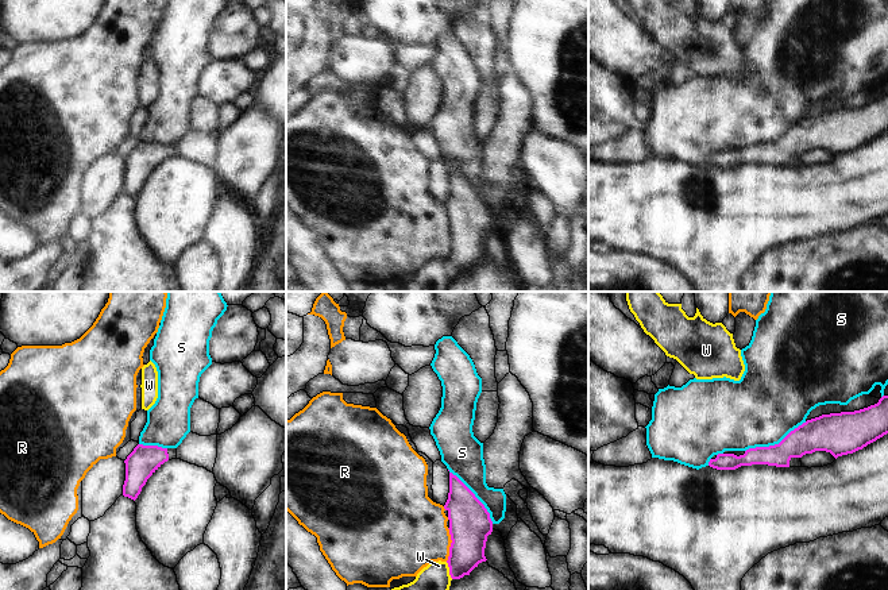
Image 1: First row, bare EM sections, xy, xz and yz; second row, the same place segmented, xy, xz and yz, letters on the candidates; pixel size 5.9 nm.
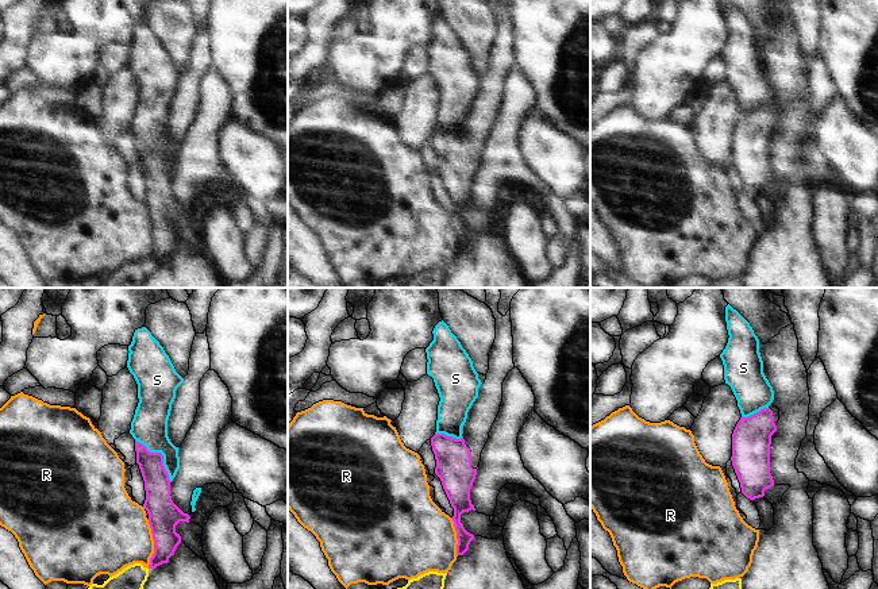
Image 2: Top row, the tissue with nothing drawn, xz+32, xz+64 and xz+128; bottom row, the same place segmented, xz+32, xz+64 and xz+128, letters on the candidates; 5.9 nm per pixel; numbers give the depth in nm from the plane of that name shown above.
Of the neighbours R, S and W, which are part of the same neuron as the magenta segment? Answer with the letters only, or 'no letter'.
no letter

